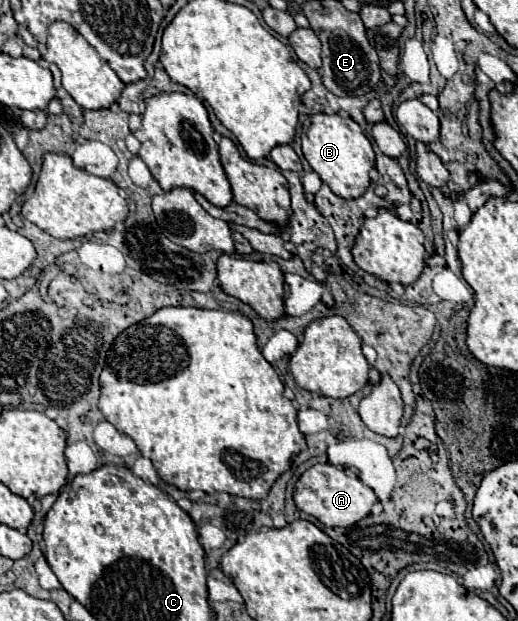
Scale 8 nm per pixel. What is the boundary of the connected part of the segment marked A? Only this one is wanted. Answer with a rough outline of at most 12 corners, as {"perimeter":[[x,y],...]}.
{"perimeter":[[330,463],[296,481],[296,507],[322,525],[350,527],[376,493]]}

